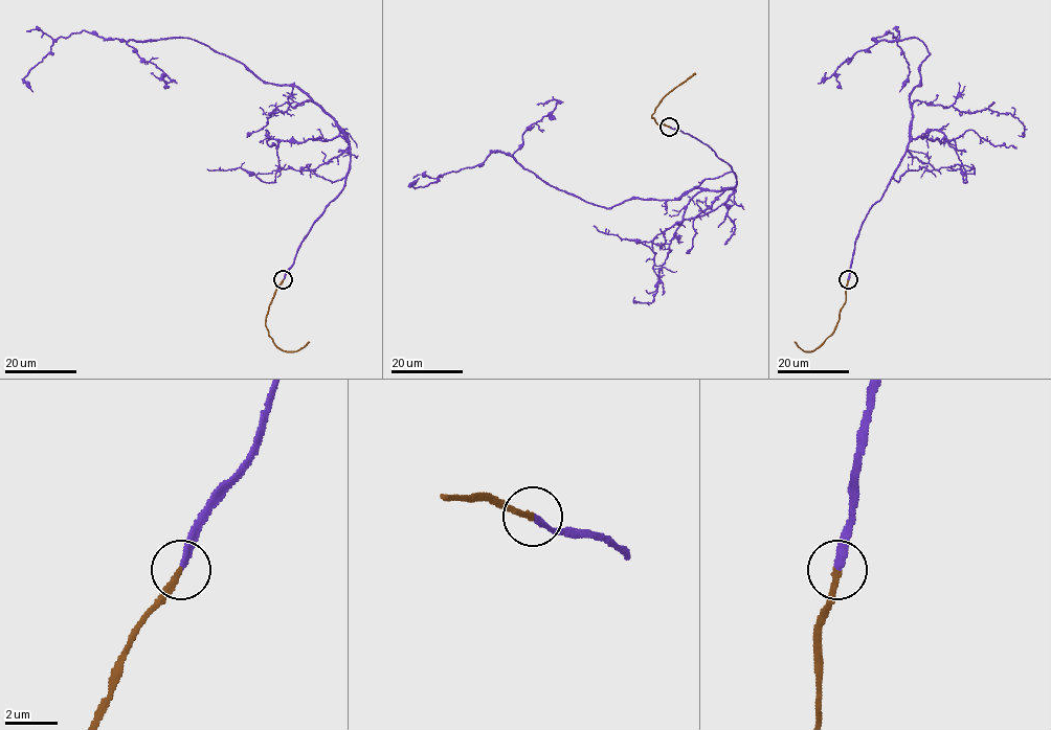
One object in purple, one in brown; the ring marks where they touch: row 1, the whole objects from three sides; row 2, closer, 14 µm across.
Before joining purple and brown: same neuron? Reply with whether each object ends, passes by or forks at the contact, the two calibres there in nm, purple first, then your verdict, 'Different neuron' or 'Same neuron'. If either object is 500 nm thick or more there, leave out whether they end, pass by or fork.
At the ring purple ends. At the ring brown ends. Thickness 200 nm (purple) against 220 nm. Same neuron

